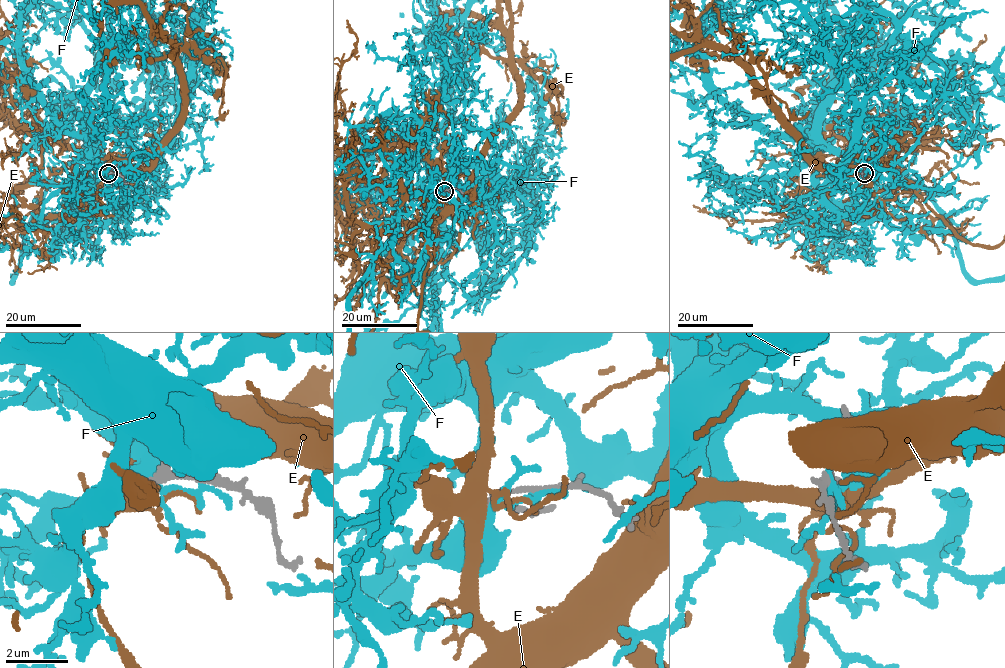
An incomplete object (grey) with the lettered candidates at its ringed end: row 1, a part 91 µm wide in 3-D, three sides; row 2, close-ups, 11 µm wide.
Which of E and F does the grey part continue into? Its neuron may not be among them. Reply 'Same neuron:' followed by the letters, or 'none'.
Same neuron: none

